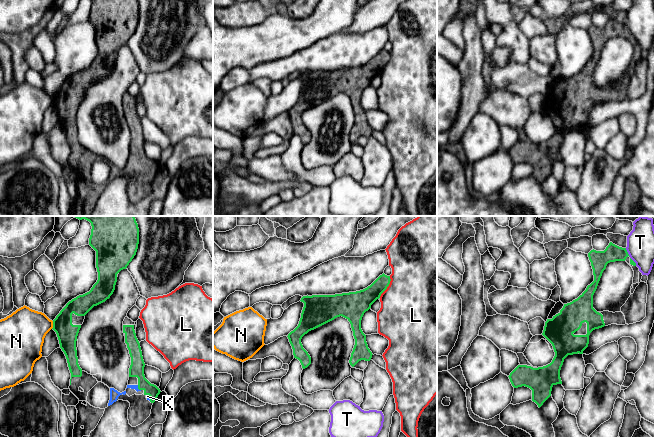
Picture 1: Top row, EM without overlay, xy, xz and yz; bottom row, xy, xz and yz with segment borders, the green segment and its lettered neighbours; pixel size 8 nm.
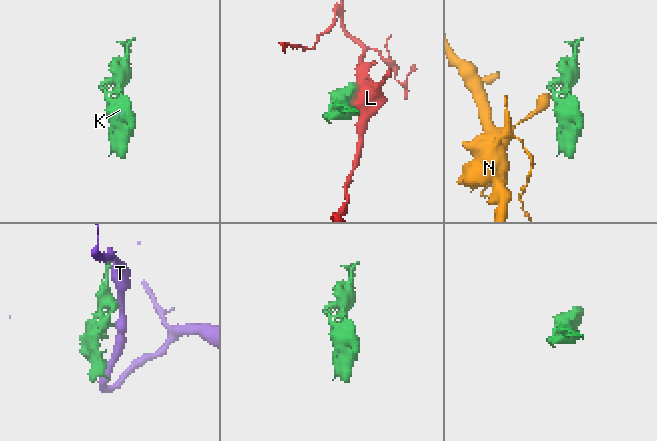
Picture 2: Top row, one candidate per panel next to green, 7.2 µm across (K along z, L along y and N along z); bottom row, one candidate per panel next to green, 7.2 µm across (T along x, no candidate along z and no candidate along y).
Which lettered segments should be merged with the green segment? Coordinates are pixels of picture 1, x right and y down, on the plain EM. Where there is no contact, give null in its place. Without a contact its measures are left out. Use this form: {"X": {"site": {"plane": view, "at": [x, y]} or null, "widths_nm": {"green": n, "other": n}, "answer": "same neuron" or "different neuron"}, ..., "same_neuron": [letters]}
{"K": {"site": {"plane": "xy", "at": [150, 173]}, "widths_nm": {"green": 110, "other": 30}, "answer": "same neuron"}, "L": {"site": {"plane": "xz", "at": [387, 62]}, "widths_nm": {"green": 180, "other": 500}, "answer": "different neuron"}, "N": {"site": {"plane": "xy", "at": [53, 101]}, "widths_nm": {"green": 170, "other": 340}, "answer": "different neuron"}, "T": {"site": {"plane": "yz", "at": [630, 34]}, "widths_nm": {"green": 140, "other": 220}, "answer": "different neuron"}, "same_neuron": ["K"]}

